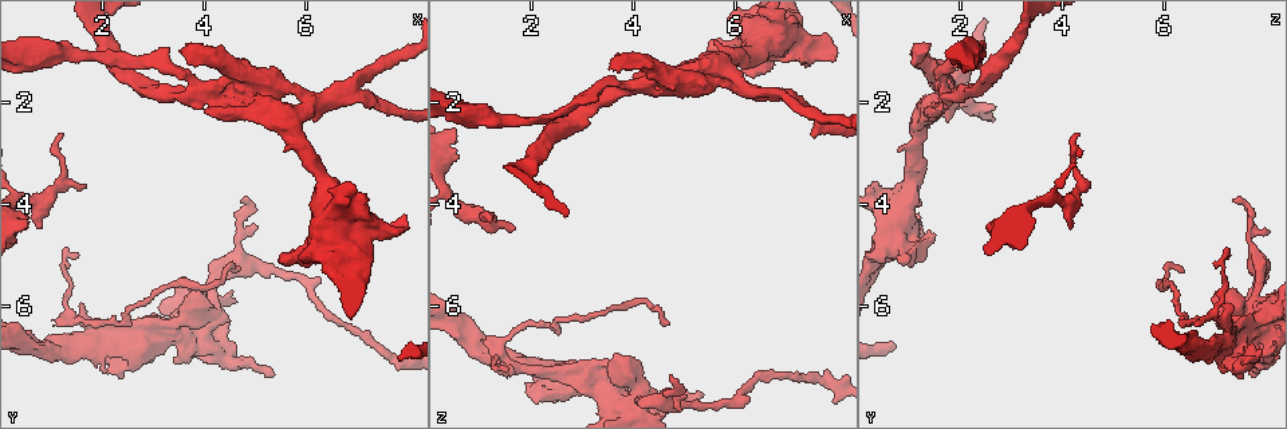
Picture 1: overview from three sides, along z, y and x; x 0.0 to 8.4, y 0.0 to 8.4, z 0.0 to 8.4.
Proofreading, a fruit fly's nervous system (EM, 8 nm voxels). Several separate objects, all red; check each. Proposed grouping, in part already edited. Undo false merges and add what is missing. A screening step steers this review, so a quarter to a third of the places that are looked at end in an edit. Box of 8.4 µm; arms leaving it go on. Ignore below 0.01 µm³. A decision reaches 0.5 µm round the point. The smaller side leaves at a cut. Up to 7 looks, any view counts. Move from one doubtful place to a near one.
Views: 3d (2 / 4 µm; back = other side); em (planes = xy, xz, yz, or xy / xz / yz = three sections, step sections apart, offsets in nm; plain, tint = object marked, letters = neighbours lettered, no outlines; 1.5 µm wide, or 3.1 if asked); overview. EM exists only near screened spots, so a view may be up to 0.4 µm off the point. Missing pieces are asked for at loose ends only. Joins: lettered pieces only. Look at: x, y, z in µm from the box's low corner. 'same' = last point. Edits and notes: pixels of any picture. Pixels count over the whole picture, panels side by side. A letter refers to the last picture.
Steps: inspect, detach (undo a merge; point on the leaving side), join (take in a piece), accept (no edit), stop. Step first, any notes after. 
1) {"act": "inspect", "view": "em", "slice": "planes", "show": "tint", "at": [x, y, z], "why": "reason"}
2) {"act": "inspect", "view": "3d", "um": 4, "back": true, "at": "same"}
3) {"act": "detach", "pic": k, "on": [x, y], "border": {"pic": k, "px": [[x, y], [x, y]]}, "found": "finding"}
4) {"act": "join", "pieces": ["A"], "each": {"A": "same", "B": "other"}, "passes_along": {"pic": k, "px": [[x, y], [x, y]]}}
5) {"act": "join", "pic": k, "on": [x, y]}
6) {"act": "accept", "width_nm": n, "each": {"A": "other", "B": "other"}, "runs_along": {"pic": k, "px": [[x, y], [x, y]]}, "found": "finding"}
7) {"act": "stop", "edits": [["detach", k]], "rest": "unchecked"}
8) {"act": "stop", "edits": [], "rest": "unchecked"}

{"act": "inspect", "view": "3d", "um": 4, "at": [1.25, 4.90, 7.15], "why": "an open end"}

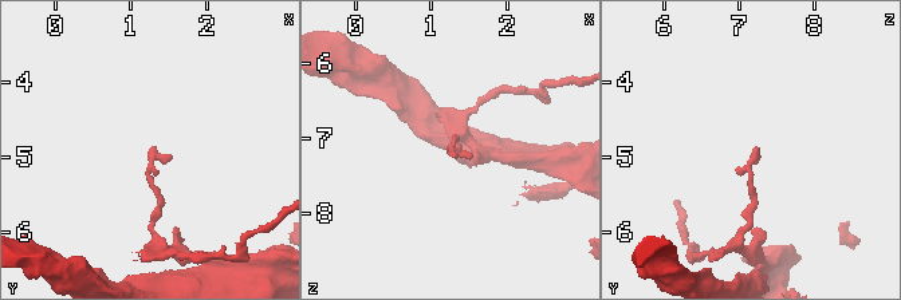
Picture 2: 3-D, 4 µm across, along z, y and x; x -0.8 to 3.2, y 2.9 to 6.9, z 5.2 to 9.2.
{"act": "inspect", "view": "em", "slice": "planes", "show": "letters", "at": [1.25, 4.90, 7.15], "why": "shape alone is not enough"}

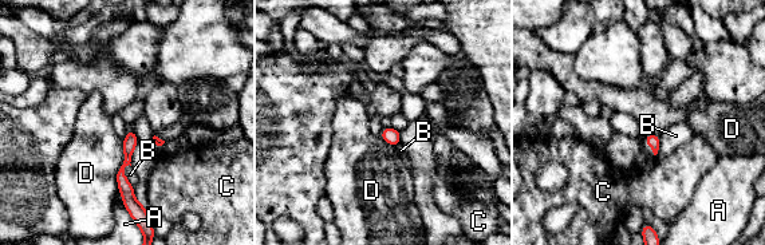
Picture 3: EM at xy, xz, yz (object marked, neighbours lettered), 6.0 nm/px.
{"act": "accept", "each": {"A": "other", "B": "other", "C": "other", "D": "other"}, "runs_along": {"pic": 3, "px": [[130, 133], [122, 182], [133, 204]]}, "found": "none of them fits"}

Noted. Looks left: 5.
{"act": "inspect", "view": "3d", "um": 4, "at": [4.70, 3.95, 7.40], "why": "branch stops here"}

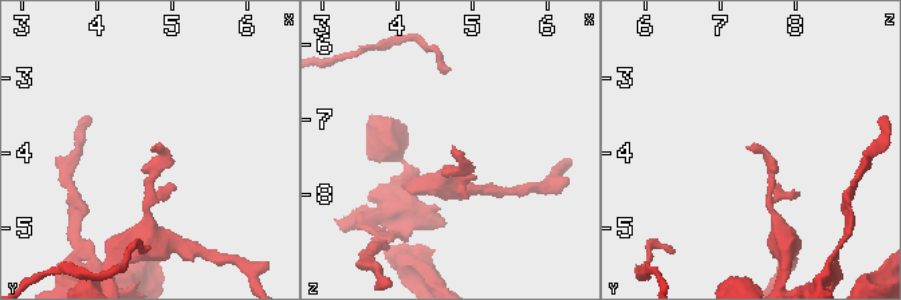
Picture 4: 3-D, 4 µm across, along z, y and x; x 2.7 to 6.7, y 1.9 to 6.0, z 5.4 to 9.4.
{"act": "inspect", "view": "em", "slice": "planes", "show": "letters", "at": [4.70, 3.95, 7.40], "why": "shape alone is not enough"}

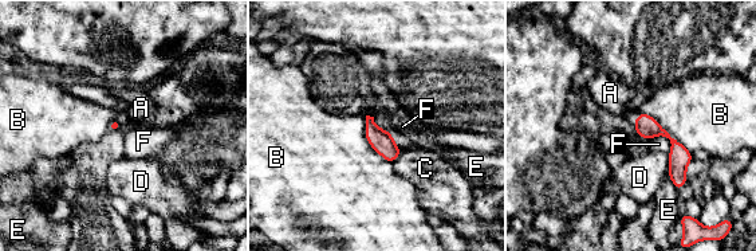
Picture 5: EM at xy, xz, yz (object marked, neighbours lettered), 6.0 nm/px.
{"act": "accept", "longest_contact_nm": ["B", 400], "each": {"A": "other", "B": "other", "C": "other", "D": "other", "E": "other", "F": "other"}, "border": {"pic": 5, "px": [[640, 110], [652, 116], [690, 153]]}, "found": "no lettered piece goes on from it"}

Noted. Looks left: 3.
{"act": "inspect", "view": "em", "slice": "xz", "step": 4, "show": "tint", "at": [6.90, 1.85, 1.85], "why": "branch point"}

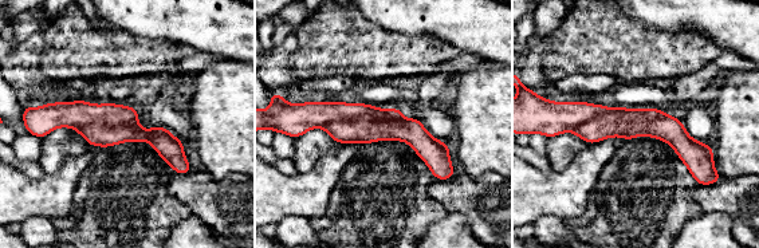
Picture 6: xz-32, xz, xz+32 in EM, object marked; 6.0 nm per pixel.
{"act": "inspect", "view": "em", "slice": "planes", "show": "letters", "at": "same", "why": "cut it another way"}

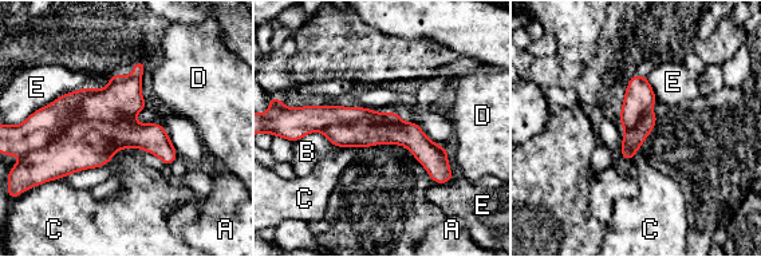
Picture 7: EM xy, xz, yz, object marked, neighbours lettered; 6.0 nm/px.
{"act": "detach", "pic": 7, "on": [121, 101], "each": {"A": "other", "B": "other", "C": "other", "D": "other", "E": "other"}, "part_leaving": {"pic": 7, "px": [[142, 64], [44, 135]]}, "found": "two neurons meet here"}

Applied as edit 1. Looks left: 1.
{"act": "stop", "edits": [["detach", 7]], "rest": "unchecked"}

